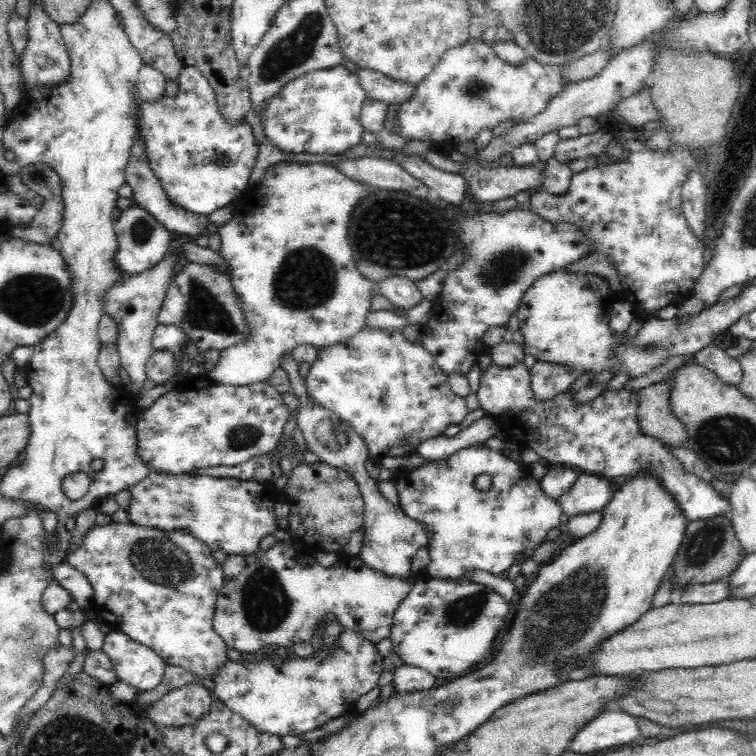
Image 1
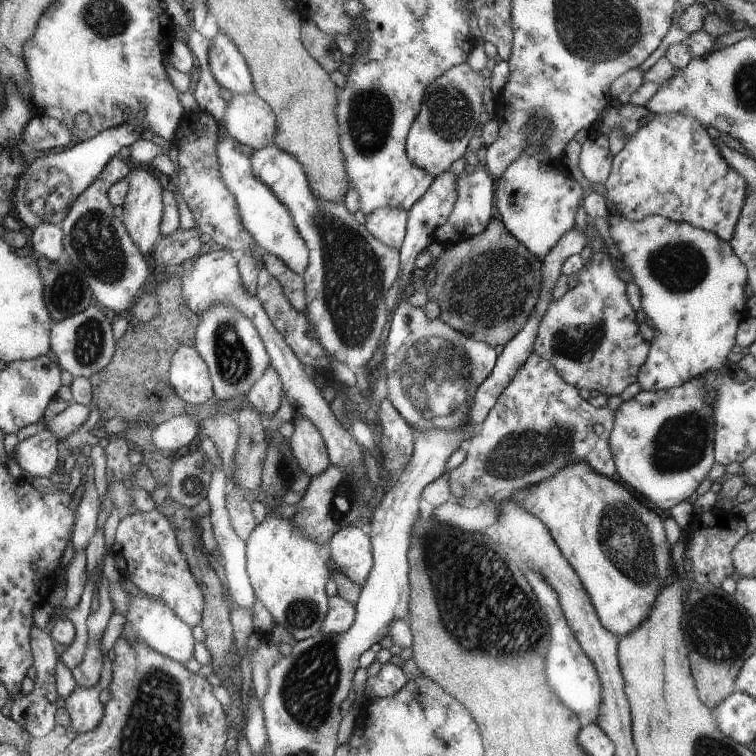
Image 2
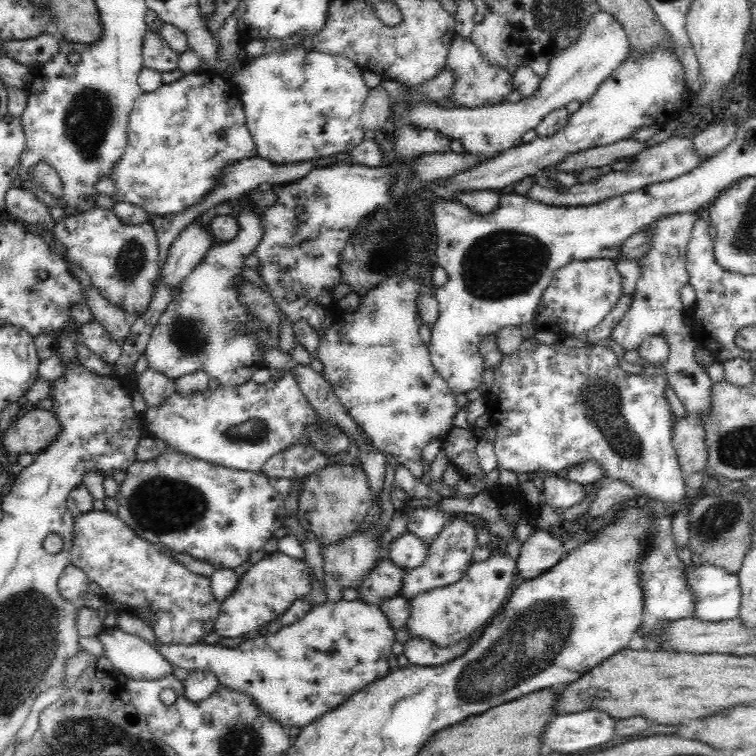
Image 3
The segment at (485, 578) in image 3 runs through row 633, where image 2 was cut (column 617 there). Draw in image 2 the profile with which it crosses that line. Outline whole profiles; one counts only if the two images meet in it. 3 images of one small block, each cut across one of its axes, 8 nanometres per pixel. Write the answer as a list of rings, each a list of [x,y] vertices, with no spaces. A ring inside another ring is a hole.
[[[701,375],[668,390],[640,391],[630,400],[620,404],[615,410],[617,418],[609,438],[617,464],[618,478],[660,510],[668,511],[692,497],[716,462],[717,425],[714,424],[713,404],[714,396],[710,396],[709,385]]]

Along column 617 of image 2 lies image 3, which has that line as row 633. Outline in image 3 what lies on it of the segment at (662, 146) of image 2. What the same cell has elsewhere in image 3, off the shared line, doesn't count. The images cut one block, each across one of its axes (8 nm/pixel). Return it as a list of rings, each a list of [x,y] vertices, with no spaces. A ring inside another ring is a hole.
[[[89,510],[74,519],[74,538],[69,553],[70,564],[80,568],[90,582],[97,582],[107,603],[116,601],[126,608],[148,607],[154,613],[154,620],[148,624],[162,644],[198,644],[204,635],[214,632],[214,622],[218,618],[220,604],[212,595],[209,577],[193,574],[169,554],[170,548],[154,545],[139,539],[131,527],[122,523],[118,515],[110,511]]]

